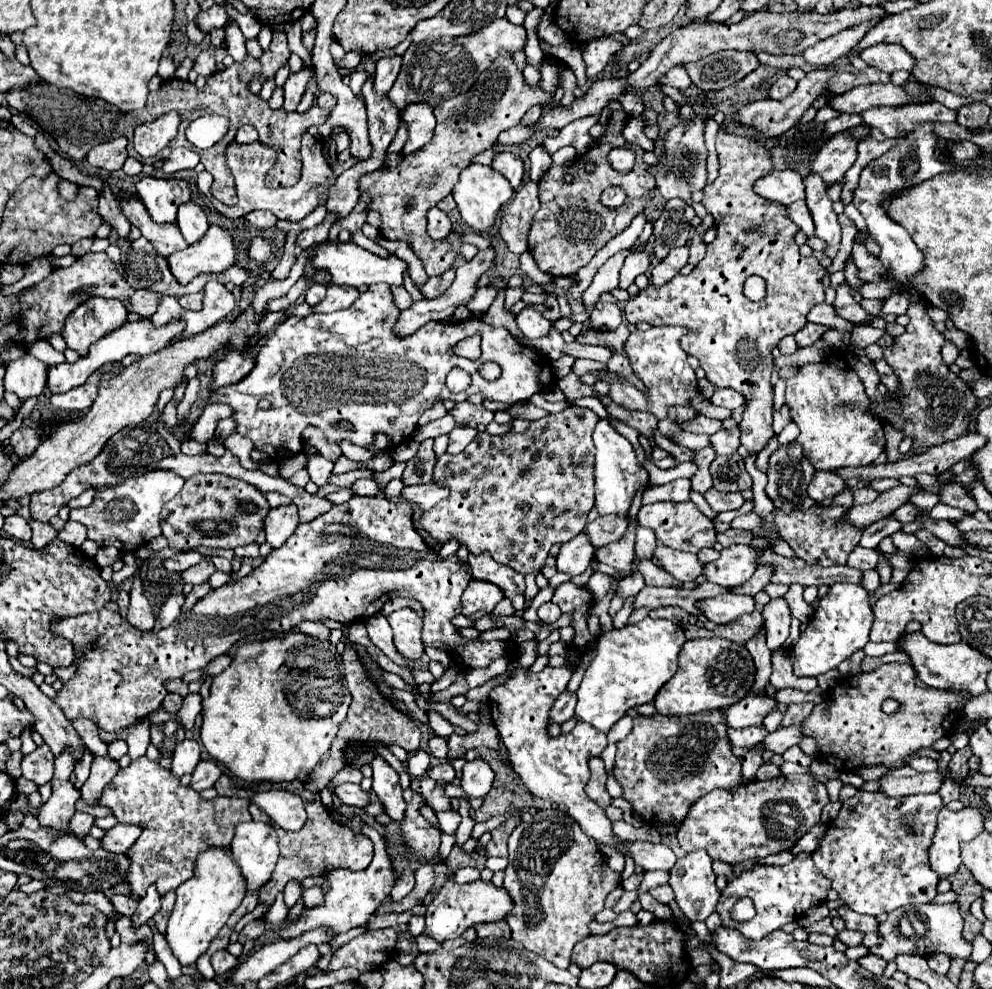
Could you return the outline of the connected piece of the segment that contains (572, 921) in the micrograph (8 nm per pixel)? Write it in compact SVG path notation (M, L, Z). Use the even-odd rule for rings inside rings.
M542 809L532 815L530 823L518 825L508 839L508 867L504 875L504 889L512 897L512 913L504 919L512 929L512 939L522 943L528 951L538 953L546 961L554 963L558 969L568 969L572 949L578 941L590 935L588 923L598 911L604 909L606 895L620 885L620 873L612 871L606 865L604 855L598 849L598 843L588 837L568 813L560 809Z

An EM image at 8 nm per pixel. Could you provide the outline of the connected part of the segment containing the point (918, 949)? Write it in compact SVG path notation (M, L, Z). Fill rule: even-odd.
M956 903L946 905L914 905L904 907L888 913L888 919L878 925L878 935L882 937L880 945L870 947L868 951L880 955L884 961L894 961L896 955L932 955L932 953L946 953L948 957L962 957L968 959L972 953L972 943L962 939L962 915ZM908 919L908 921L906 921Z

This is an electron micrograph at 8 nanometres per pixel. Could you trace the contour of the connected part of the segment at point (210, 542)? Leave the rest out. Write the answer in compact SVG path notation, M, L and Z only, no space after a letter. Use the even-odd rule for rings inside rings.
M192 475L184 489L160 511L160 529L174 551L192 551L196 547L236 549L254 543L270 507L264 495L246 481L228 475ZM246 505L246 507L242 507ZM200 521L200 523L196 523Z

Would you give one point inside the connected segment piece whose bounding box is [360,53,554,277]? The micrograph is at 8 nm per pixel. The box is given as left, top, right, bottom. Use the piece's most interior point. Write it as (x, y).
(470, 123)

